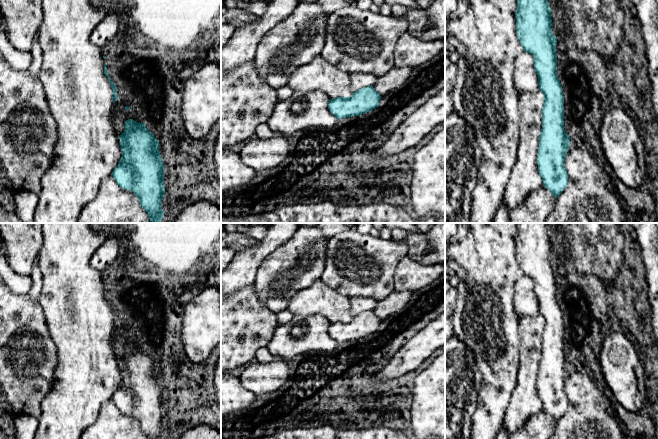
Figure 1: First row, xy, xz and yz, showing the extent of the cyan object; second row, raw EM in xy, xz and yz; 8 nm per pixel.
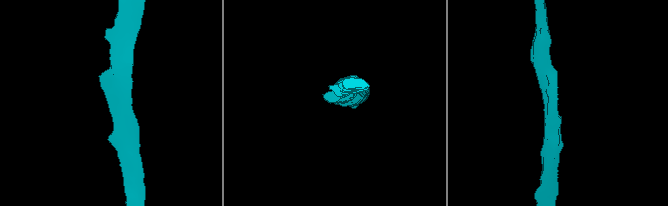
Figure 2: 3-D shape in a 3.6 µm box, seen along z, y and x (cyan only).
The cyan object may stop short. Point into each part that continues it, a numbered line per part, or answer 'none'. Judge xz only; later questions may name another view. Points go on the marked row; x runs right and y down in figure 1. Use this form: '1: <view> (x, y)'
none

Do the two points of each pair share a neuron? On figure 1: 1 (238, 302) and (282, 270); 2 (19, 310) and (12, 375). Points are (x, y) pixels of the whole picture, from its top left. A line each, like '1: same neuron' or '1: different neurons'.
1: different neurons
2: same neuron

